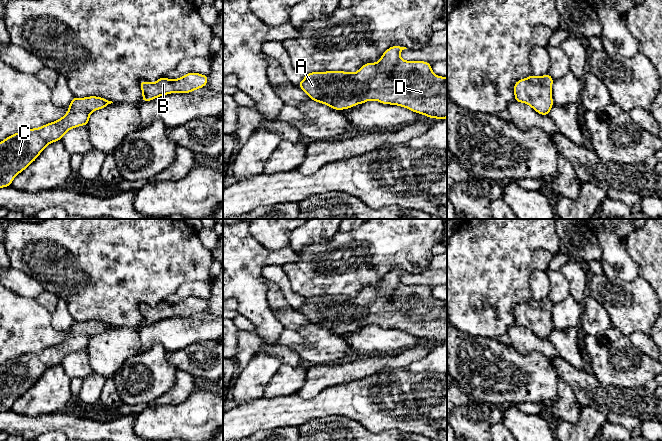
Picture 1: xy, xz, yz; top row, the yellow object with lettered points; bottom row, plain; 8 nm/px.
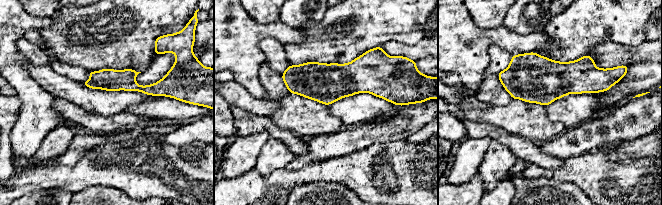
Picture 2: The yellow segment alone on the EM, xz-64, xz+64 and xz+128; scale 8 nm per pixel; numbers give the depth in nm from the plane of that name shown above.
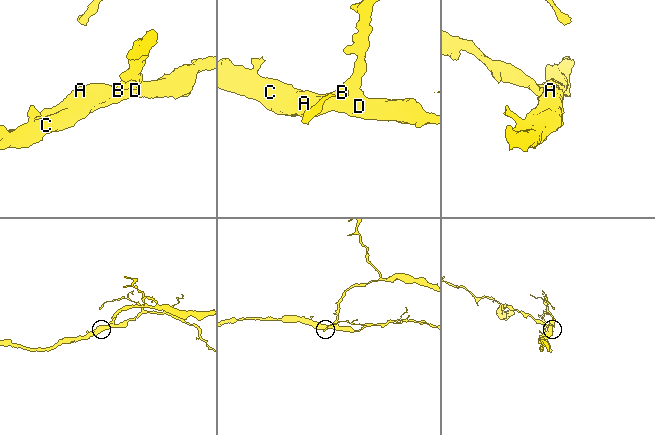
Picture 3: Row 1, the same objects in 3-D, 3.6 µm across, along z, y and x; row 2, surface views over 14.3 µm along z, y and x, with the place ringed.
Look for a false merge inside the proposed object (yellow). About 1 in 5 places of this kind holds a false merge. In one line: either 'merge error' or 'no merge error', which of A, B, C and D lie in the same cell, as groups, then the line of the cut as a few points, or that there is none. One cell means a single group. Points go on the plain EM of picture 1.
no merge error; A B C D; no cut

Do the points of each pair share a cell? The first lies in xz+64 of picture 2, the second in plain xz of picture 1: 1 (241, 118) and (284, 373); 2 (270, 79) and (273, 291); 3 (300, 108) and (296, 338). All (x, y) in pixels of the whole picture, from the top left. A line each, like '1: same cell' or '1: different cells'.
1: different cells
2: same cell
3: different cells

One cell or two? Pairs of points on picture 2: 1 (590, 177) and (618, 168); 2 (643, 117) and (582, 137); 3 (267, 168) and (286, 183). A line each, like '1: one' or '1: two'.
1: one
2: one
3: two

